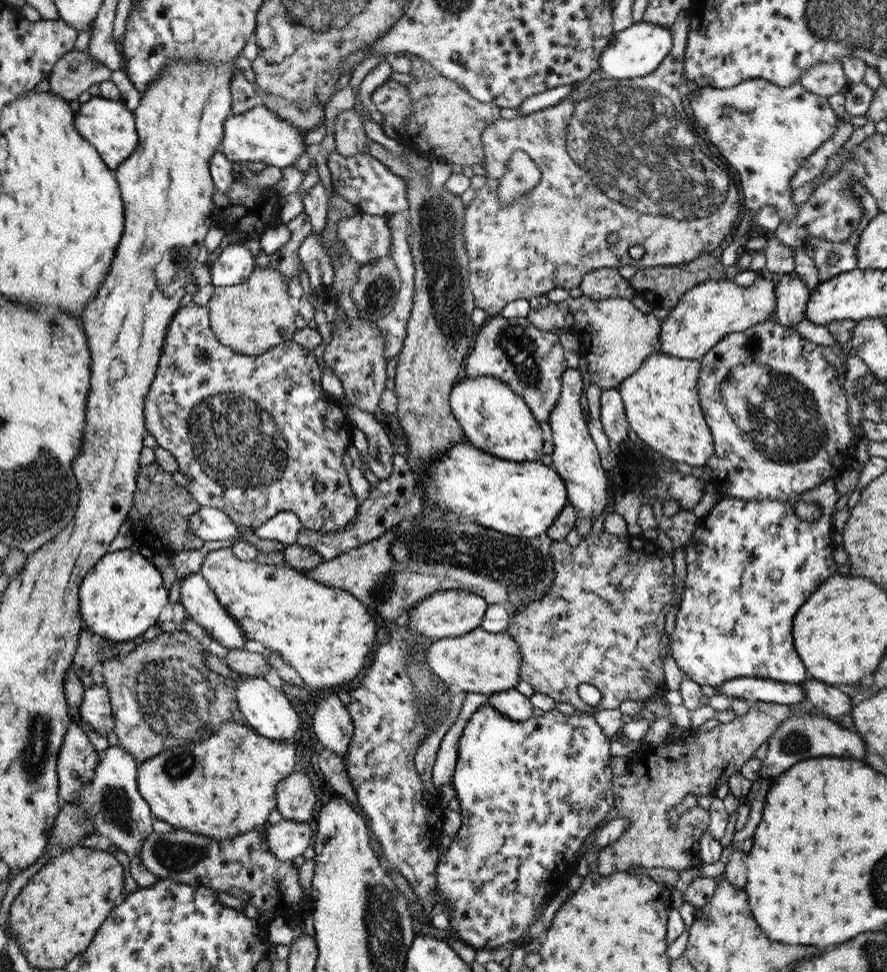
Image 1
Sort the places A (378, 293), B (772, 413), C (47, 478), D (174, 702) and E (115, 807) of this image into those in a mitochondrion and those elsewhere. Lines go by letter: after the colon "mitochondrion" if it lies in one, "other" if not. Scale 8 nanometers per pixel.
A: mitochondrion
B: mitochondrion
C: mitochondrion
D: mitochondrion
E: mitochondrion

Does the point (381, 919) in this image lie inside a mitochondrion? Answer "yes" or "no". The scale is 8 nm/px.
yes

